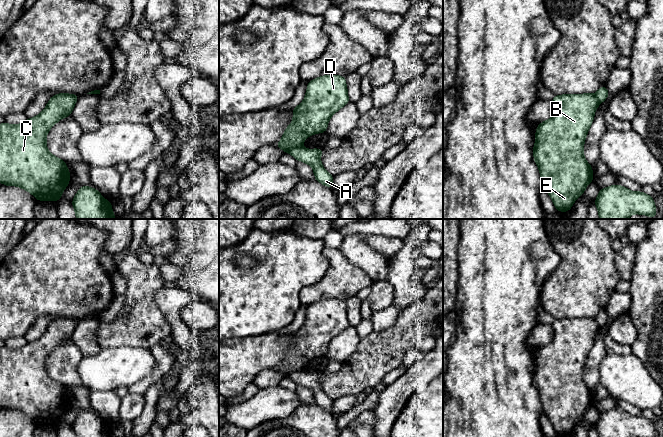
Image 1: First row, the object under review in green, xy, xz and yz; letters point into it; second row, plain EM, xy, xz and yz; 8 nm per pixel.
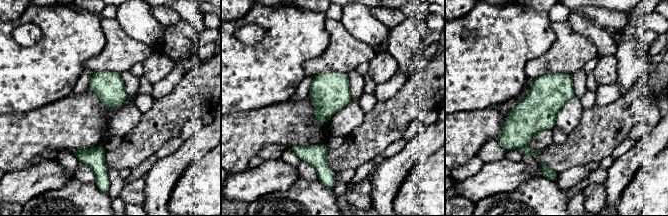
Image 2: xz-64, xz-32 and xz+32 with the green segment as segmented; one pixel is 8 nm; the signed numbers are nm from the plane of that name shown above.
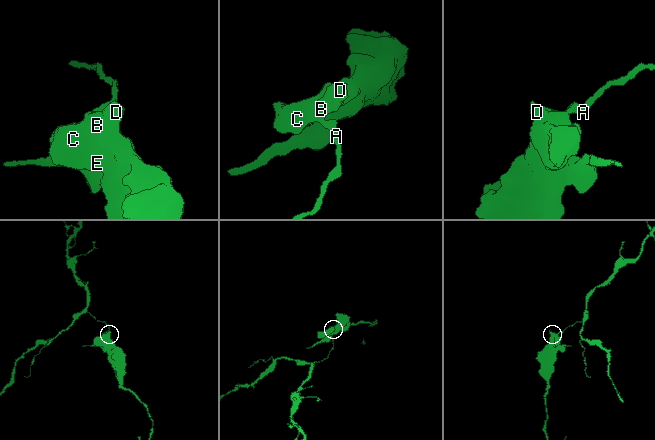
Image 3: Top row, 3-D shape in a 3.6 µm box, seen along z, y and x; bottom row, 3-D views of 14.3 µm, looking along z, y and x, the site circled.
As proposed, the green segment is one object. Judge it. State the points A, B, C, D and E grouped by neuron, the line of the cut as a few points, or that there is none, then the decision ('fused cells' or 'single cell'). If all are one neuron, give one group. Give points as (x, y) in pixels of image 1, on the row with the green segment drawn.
groups A / B C D E; cut xz (300, 146), (286, 151); fused cells

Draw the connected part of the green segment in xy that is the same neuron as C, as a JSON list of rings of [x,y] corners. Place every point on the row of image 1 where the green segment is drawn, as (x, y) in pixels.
[[[68,93],[52,96],[44,110],[21,124],[0,124],[0,183],[17,186],[31,193],[37,201],[59,201],[70,182],[66,162],[52,155],[46,144],[49,130],[62,118],[72,115],[78,97]]]

